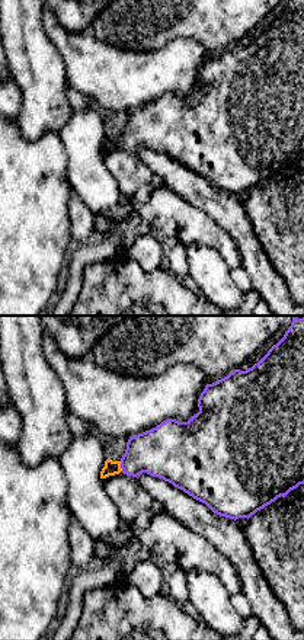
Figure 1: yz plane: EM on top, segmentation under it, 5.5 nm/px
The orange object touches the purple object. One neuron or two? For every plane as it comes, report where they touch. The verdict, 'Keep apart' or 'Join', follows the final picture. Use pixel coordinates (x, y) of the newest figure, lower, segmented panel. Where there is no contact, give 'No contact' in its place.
Touches orange at (120, 466)

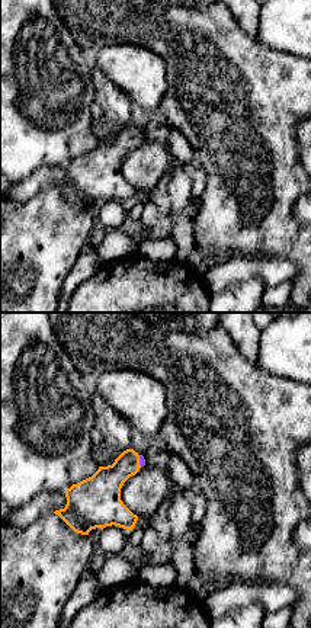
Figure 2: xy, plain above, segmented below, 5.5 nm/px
Touches orange at (138, 461)

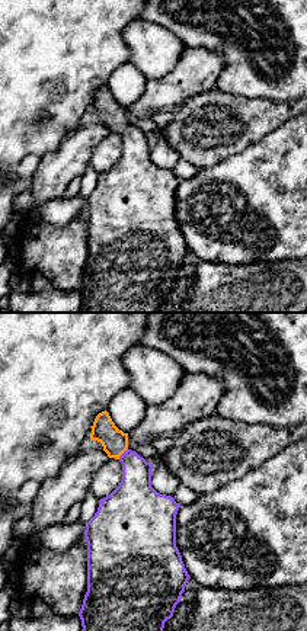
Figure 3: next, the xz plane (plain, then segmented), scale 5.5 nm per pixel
Touches orange at (122, 452)

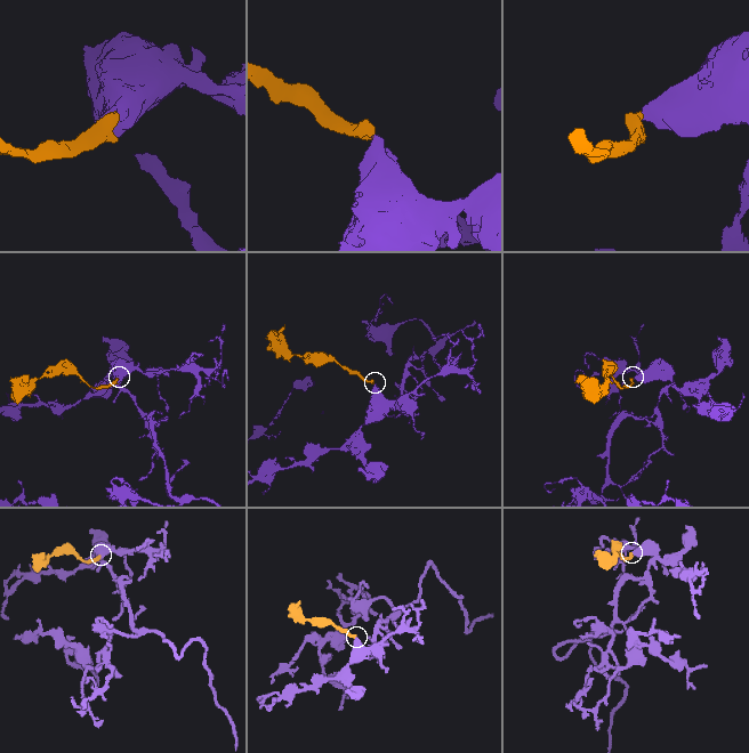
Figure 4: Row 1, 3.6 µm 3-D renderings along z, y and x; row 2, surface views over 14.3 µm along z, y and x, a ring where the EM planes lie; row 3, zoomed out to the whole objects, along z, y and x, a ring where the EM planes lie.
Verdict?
Join

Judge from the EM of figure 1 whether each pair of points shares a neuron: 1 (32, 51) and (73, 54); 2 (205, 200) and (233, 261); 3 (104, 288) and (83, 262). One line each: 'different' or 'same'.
1: different
2: different
3: different

